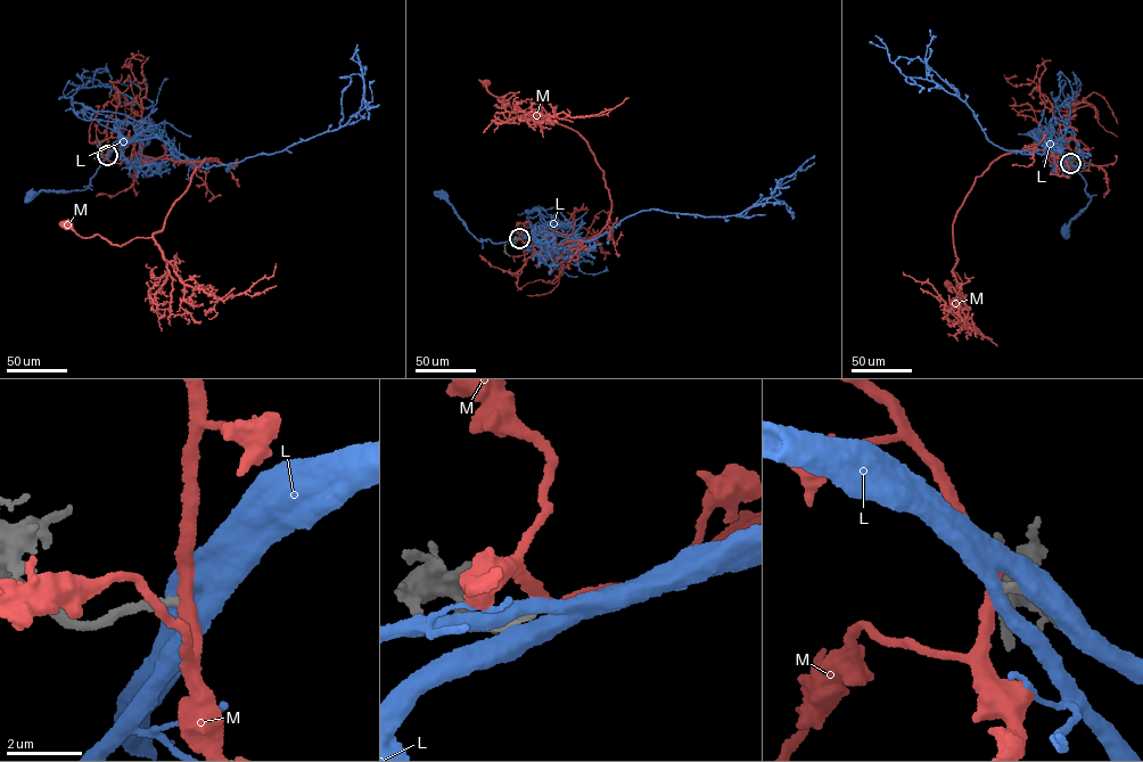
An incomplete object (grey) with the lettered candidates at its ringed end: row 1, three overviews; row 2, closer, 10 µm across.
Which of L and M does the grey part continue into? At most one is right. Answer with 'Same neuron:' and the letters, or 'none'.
Same neuron: none

